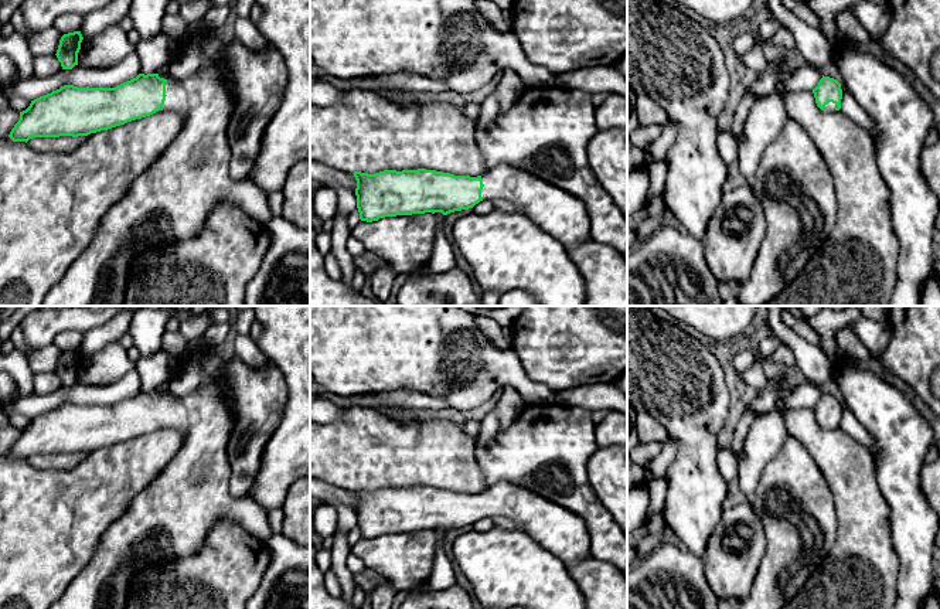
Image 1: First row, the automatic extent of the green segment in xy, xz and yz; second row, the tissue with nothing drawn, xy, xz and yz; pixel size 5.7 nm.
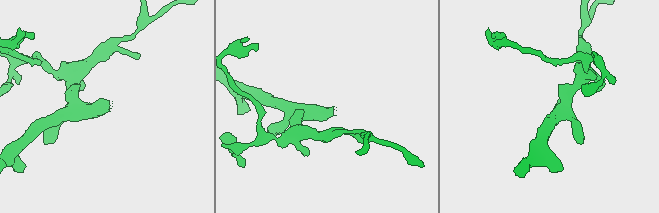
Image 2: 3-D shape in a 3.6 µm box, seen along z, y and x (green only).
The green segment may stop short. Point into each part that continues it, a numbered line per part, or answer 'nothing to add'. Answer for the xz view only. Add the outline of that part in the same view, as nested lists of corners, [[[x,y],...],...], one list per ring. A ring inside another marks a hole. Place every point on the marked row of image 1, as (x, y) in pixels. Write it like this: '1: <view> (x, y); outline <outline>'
1: xz (562, 215); outline [[[510,164],[486,170],[481,180],[483,200],[503,198],[520,205],[524,215],[565,248],[590,239],[590,218],[578,197]]]

